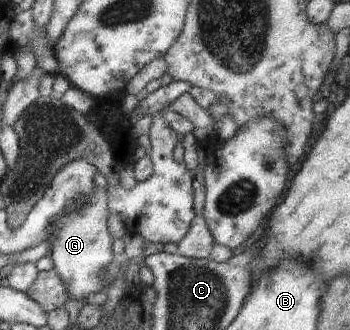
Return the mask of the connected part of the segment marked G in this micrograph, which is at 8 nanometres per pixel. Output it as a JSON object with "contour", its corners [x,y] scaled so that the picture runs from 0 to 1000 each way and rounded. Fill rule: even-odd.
{"contour":[[[274,570],[274,588],[257,600],[257,618],[246,630],[234,630],[223,648],[194,648],[183,661],[171,661],[171,673],[160,673],[149,685],[149,709],[140,721],[149,739],[143,758],[143,785],[160,824],[171,830],[177,855],[194,873],[200,906],[223,915],[240,909],[251,891],[291,885],[297,879],[303,839],[303,812],[326,791],[326,764],[320,764],[320,739],[326,721],[309,697],[309,655],[314,655],[314,594],[309,576]]]}

